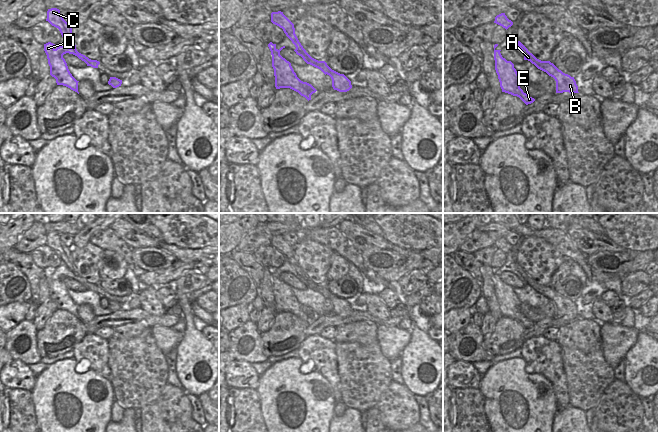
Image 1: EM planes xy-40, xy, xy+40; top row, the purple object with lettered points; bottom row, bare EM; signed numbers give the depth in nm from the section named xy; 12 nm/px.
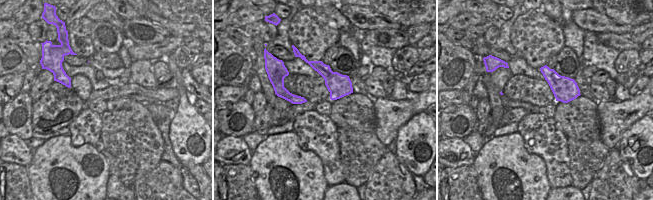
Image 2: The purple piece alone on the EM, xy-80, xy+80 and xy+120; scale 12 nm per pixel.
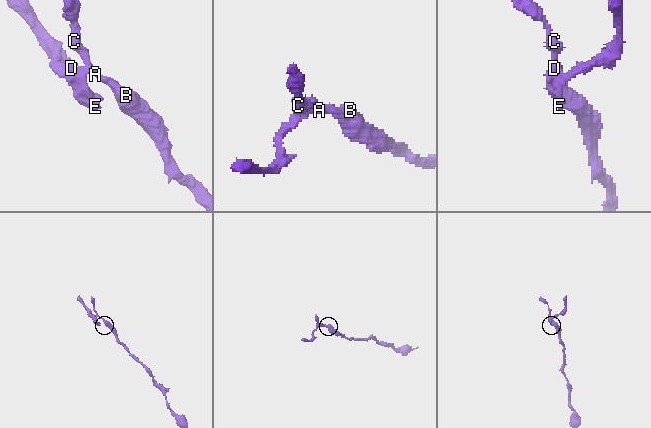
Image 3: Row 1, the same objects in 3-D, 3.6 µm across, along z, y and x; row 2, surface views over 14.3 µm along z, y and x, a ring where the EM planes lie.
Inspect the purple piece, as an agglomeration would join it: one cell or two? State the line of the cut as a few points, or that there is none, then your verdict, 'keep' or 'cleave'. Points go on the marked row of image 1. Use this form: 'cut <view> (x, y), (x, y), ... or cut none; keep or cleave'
cut xy-40 (78, 52), (75, 55); cleave

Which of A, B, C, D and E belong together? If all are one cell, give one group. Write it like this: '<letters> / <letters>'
A B C / D E

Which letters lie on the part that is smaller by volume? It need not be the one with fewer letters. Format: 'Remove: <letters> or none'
Remove: D, E

